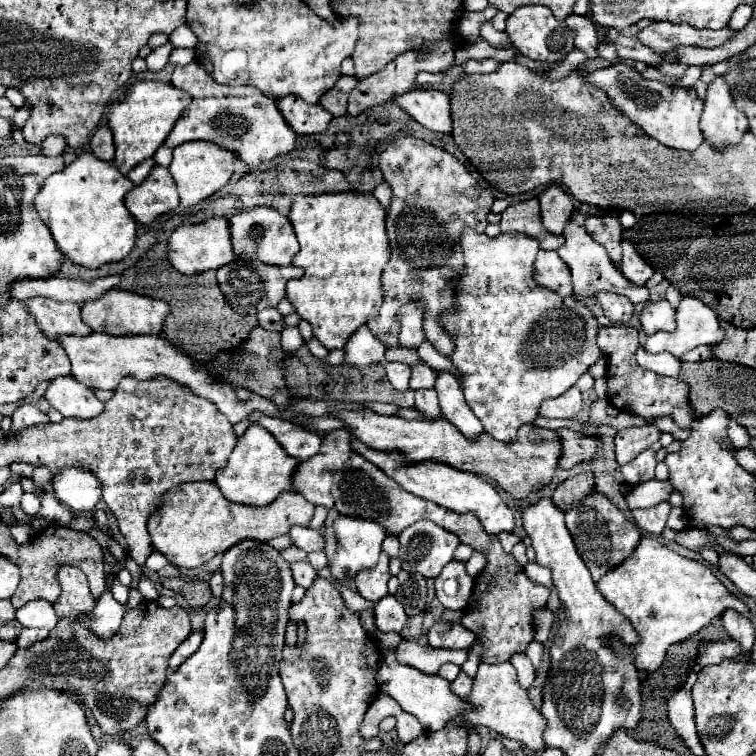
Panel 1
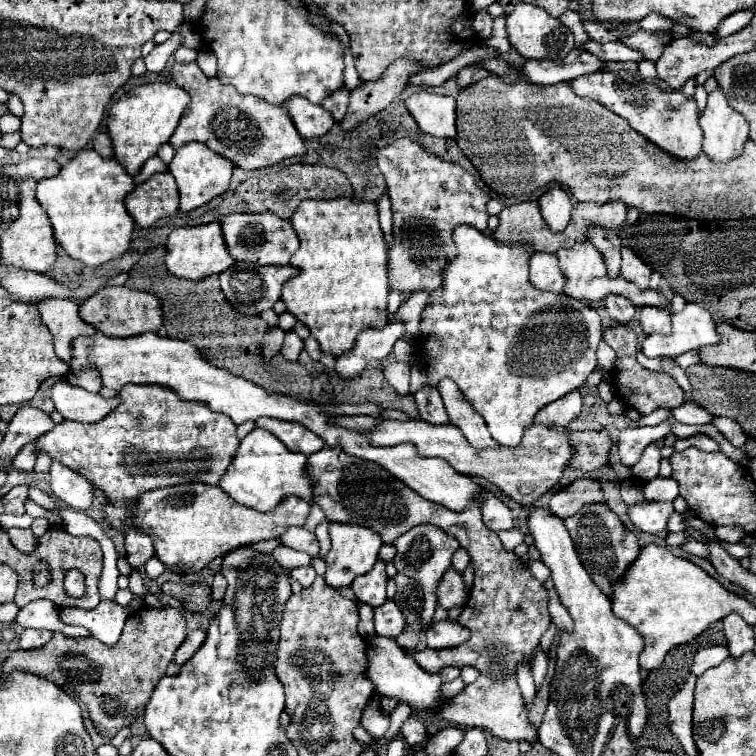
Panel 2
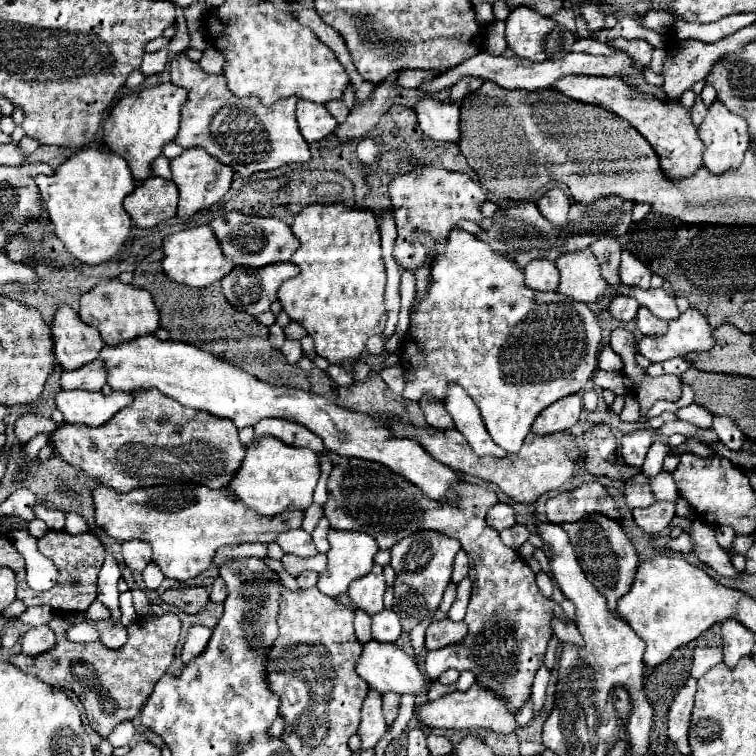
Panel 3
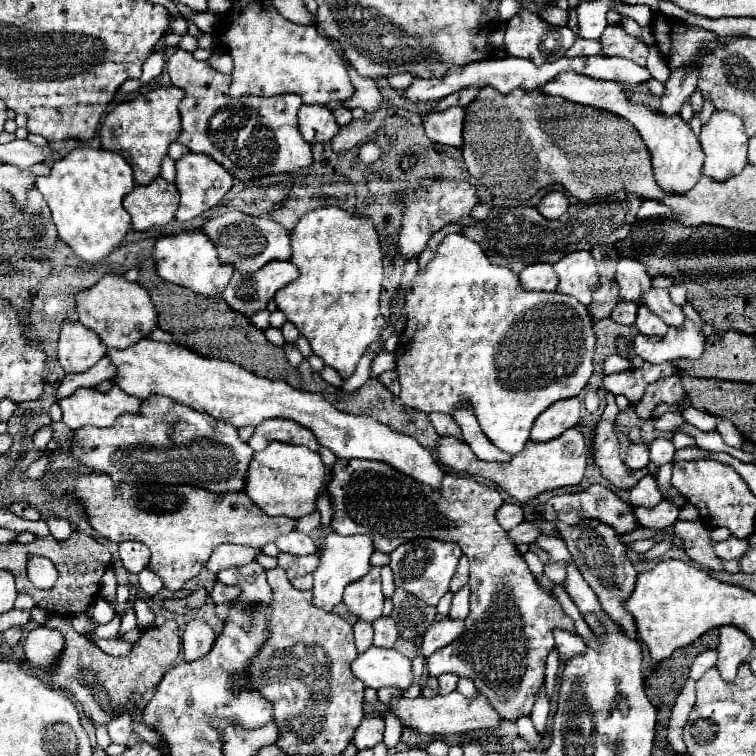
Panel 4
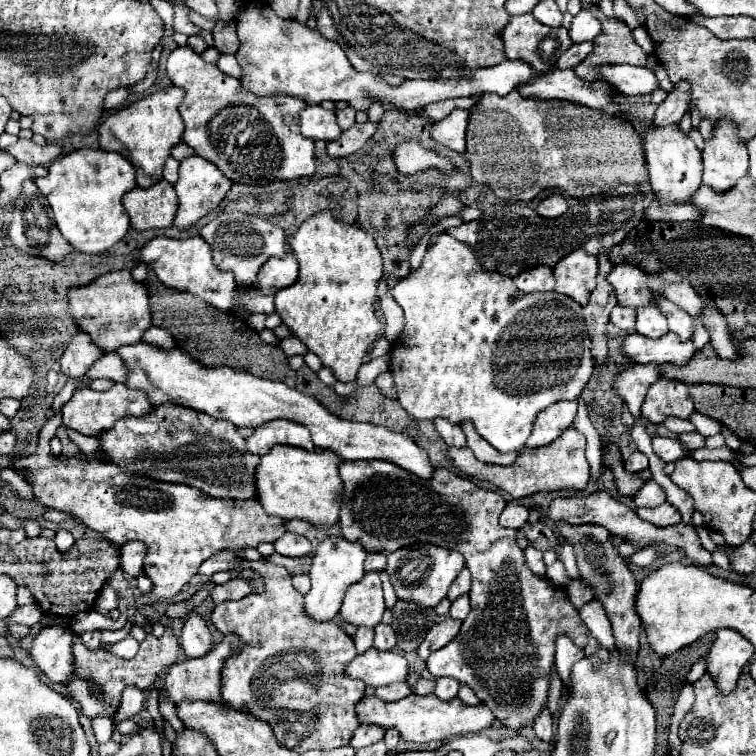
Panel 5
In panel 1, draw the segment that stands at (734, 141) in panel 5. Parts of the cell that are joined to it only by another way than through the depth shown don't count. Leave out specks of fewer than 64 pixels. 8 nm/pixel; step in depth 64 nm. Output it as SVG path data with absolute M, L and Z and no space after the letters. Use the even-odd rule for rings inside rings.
M716 76L716 80L708 86L700 126L704 140L710 142L710 146L716 146L716 150L738 144L742 134L748 130L748 118L736 108L730 88L722 76Z

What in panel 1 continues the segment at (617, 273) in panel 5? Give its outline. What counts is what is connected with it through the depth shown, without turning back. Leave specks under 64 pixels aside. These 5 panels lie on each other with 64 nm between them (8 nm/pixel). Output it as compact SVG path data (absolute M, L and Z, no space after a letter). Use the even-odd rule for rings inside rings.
M622 240L622 266L620 266L620 272L632 284L644 286L648 282L648 278L654 274L654 268L642 260L642 256L636 252L632 242Z

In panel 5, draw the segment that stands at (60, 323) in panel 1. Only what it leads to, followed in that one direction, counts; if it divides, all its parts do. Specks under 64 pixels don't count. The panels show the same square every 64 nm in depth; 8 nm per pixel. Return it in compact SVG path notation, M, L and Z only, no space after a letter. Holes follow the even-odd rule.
M82 330L76 332L68 346L64 348L64 354L60 358L60 366L62 366L62 374L66 374L68 378L82 378L88 368L102 356L104 352L88 338L88 334L84 334Z

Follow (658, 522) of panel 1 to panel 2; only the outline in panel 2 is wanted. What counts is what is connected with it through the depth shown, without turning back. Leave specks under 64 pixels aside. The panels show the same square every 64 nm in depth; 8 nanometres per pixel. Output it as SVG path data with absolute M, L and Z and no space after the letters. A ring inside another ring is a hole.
M646 502L628 508L632 524L646 534L660 534L666 530L666 522L674 512L672 502Z

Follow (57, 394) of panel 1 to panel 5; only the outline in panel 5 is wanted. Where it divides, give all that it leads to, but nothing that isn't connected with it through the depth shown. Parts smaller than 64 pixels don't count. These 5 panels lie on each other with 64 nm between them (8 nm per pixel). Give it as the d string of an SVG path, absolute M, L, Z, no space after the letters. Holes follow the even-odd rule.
M114 384L108 392L96 392L92 388L80 388L74 392L68 404L62 408L64 426L74 428L76 432L84 436L102 436L104 432L114 428L114 422L124 416L144 416L154 410L154 404L150 402L148 394L142 394L142 390L130 390L126 384Z

